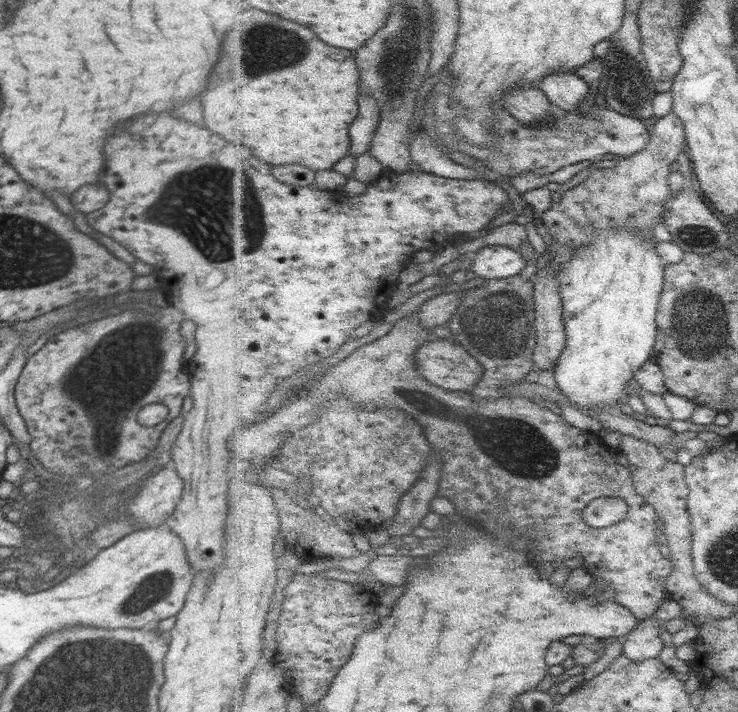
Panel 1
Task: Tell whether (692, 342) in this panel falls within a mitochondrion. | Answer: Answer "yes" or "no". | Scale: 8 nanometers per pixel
yes

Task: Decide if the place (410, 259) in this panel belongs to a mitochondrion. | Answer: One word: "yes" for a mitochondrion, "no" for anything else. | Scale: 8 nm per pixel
no

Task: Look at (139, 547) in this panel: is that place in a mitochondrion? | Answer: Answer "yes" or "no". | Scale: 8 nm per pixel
no

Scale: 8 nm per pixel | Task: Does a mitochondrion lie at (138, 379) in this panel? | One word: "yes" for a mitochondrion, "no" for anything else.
yes

